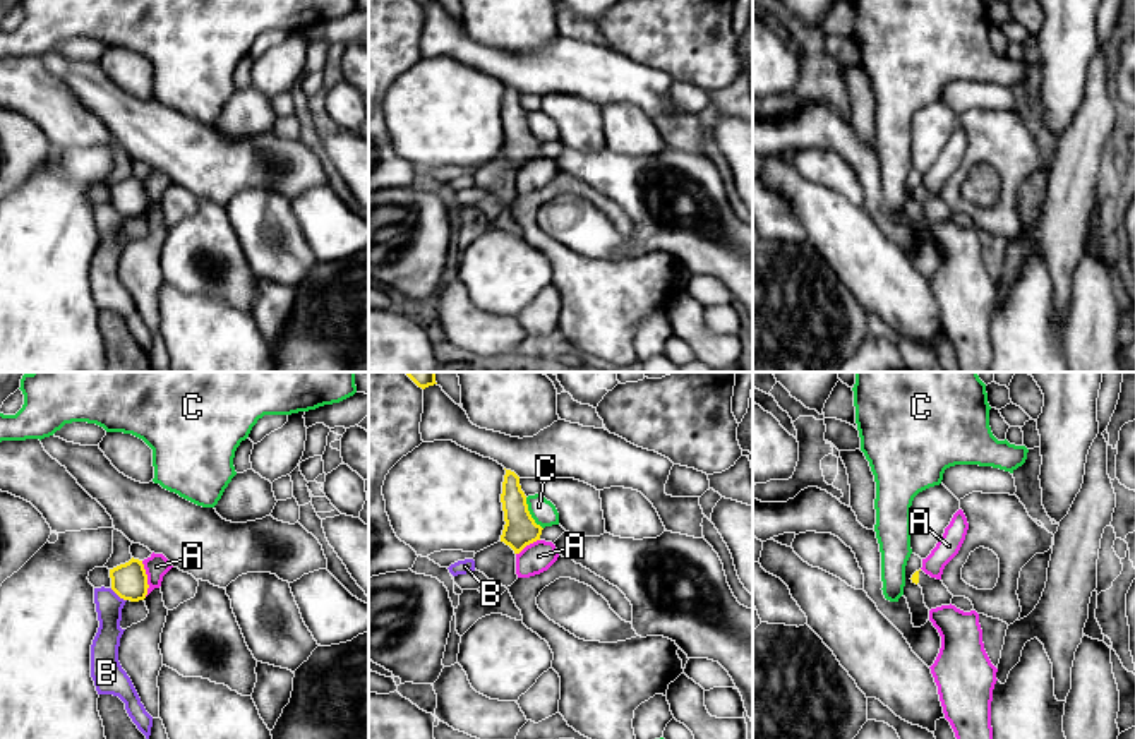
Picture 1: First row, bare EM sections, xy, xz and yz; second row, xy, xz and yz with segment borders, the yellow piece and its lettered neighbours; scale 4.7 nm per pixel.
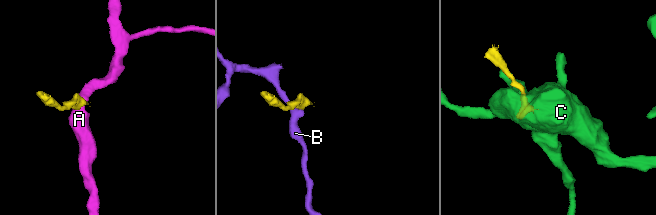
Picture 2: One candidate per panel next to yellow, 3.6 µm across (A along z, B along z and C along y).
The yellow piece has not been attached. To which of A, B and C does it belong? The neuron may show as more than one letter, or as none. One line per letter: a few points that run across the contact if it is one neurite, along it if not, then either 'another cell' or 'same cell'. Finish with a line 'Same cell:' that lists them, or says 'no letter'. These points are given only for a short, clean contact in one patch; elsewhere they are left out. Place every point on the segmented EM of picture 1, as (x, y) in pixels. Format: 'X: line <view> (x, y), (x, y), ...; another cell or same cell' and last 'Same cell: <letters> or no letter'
A: line xy (141, 561), (146, 571), (146, 595); another cell
B: line xy (110, 588), (126, 600); another cell
C: line xz (525, 498), (530, 516), (542, 528); another cell
Same cell: no letter

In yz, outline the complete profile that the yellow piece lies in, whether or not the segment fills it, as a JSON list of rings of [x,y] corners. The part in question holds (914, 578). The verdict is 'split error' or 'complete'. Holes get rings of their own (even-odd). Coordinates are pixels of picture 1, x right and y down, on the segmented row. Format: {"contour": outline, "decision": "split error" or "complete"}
{"contour": [[[922,569],[916,571],[910,580],[922,588],[924,604],[929,610],[952,604],[953,595],[941,580],[931,578]]], "decision": "split error"}

